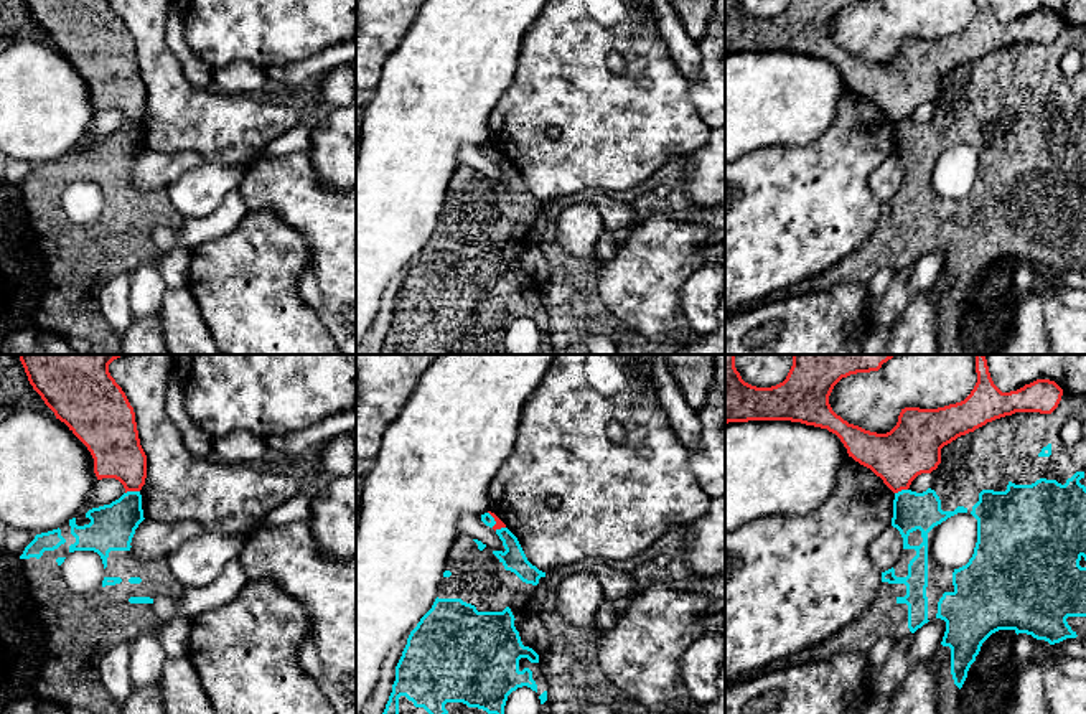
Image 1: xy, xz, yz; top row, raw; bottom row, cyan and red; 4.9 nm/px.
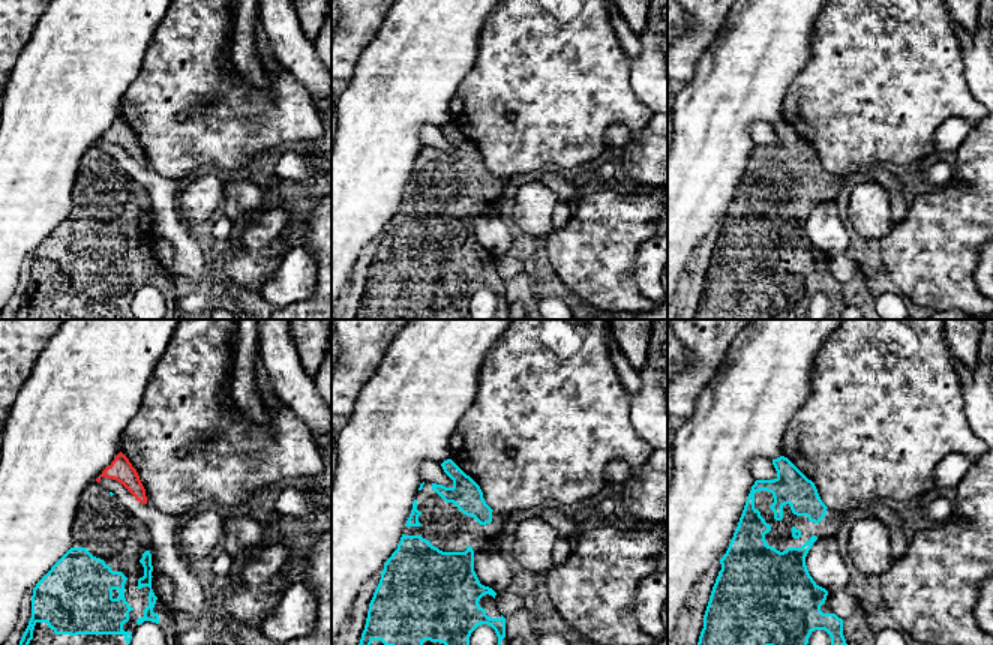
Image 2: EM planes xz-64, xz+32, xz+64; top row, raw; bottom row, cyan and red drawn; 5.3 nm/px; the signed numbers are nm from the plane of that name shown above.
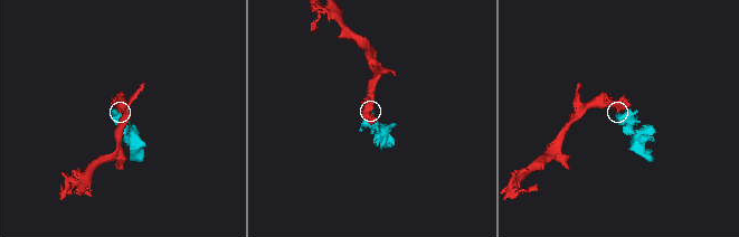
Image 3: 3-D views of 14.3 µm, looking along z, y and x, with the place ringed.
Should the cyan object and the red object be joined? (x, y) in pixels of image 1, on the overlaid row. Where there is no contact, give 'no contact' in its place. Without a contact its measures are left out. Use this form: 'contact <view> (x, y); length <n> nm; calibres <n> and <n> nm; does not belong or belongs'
contact xy (132, 492); length 70 nm; calibres 220 and 240 nm; does not belong

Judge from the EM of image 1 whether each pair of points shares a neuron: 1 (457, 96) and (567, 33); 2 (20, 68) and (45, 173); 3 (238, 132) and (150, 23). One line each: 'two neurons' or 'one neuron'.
1: two neurons
2: two neurons
3: one neuron

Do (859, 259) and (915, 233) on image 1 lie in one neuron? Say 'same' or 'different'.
same

